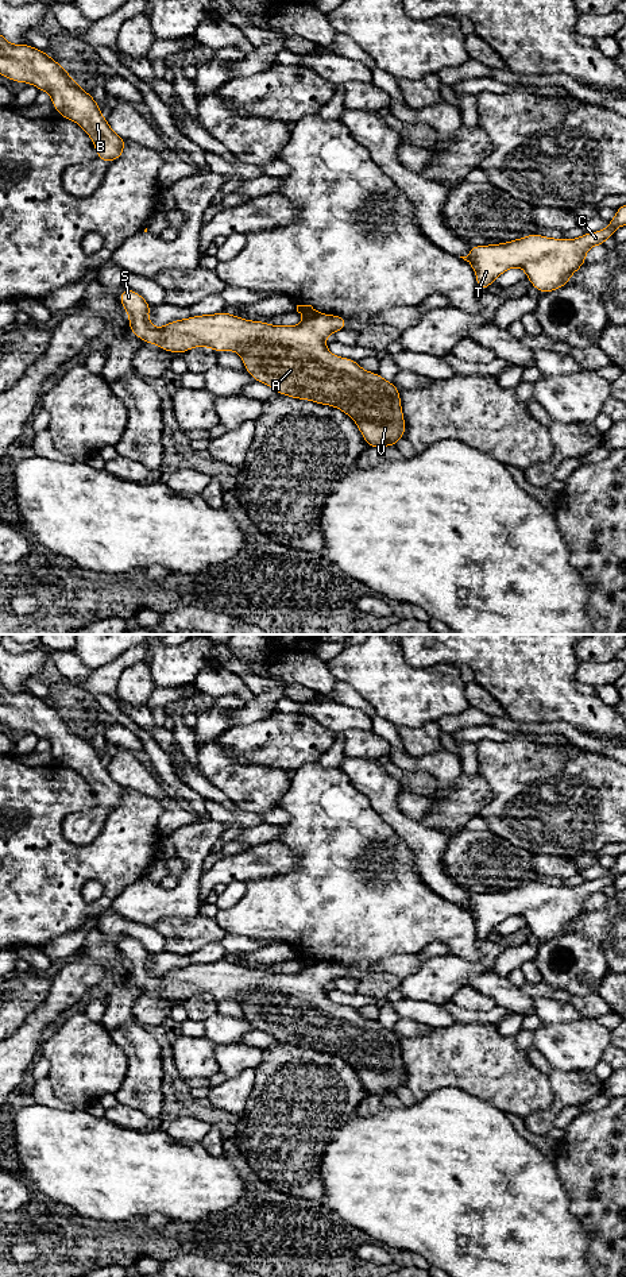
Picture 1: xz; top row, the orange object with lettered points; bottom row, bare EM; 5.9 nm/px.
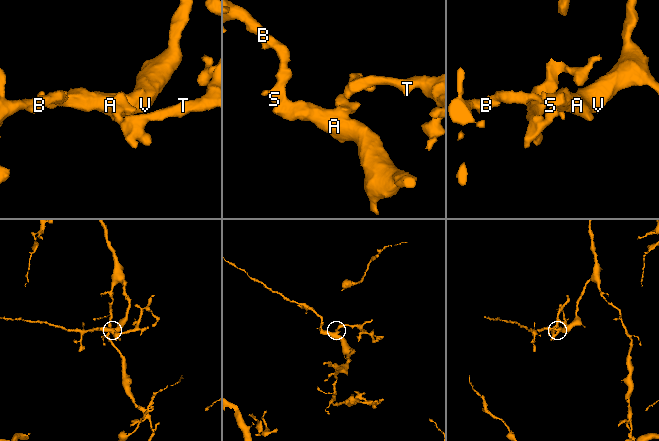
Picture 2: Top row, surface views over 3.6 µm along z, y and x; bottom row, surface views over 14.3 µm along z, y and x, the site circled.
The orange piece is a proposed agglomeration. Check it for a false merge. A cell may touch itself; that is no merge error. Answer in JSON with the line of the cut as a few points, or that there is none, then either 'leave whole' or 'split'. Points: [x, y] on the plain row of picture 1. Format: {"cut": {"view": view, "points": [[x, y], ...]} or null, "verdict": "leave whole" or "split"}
{"cut": {"view": "xz", "points": [[317, 960], [305, 967]]}, "verdict": "split"}

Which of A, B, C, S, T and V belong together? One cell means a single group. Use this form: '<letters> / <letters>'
A B S V / C T

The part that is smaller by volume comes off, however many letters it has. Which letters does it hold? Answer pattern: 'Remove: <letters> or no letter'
Remove: C, T

